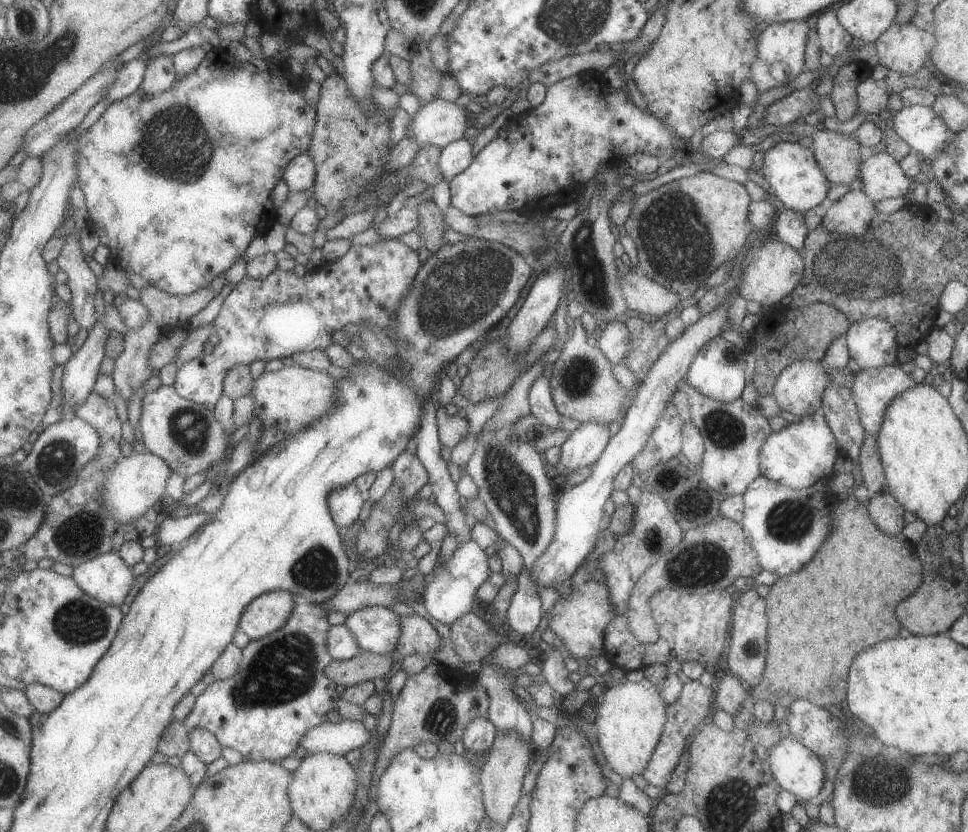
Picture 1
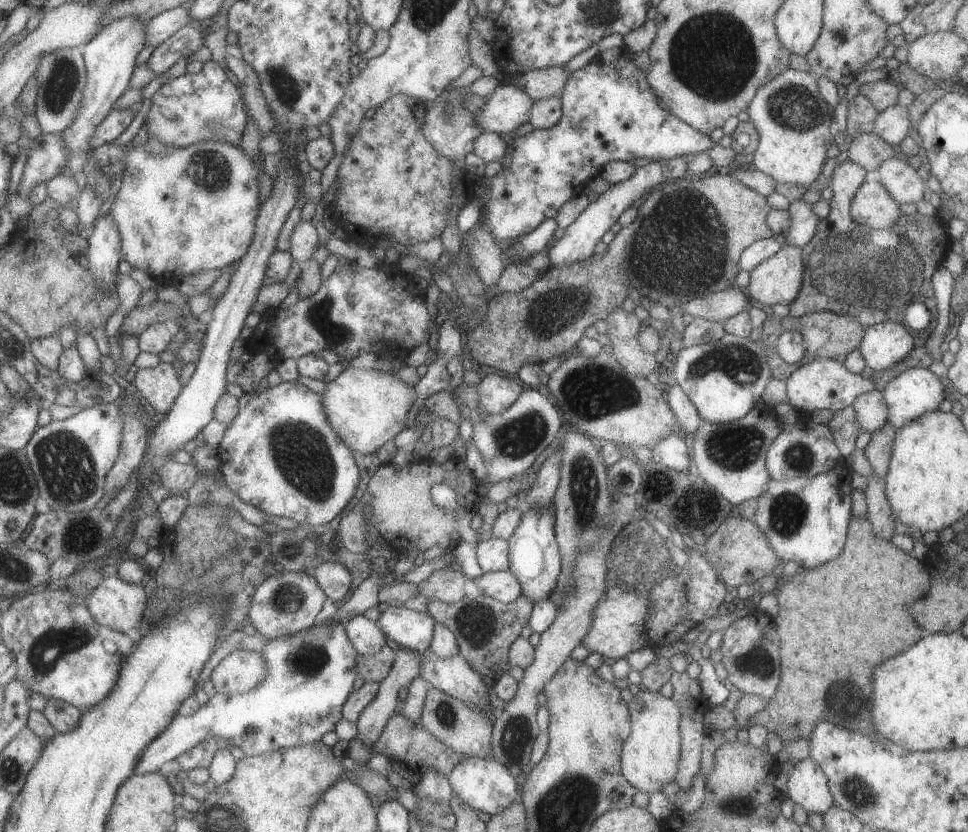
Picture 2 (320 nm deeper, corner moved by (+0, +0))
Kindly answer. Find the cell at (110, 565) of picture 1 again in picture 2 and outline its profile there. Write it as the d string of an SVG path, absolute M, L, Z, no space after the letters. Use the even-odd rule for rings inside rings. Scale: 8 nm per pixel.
M118 574L105 577L88 596L86 605L104 627L133 634L141 628L147 610L147 592L144 585L136 585Z

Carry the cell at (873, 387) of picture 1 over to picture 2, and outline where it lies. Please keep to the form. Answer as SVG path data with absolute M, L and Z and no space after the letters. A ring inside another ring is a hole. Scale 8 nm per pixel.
M913 367L898 374L882 390L888 410L887 421L896 429L903 428L908 422L920 417L923 413L939 410L939 403L947 397L939 377L927 368Z

